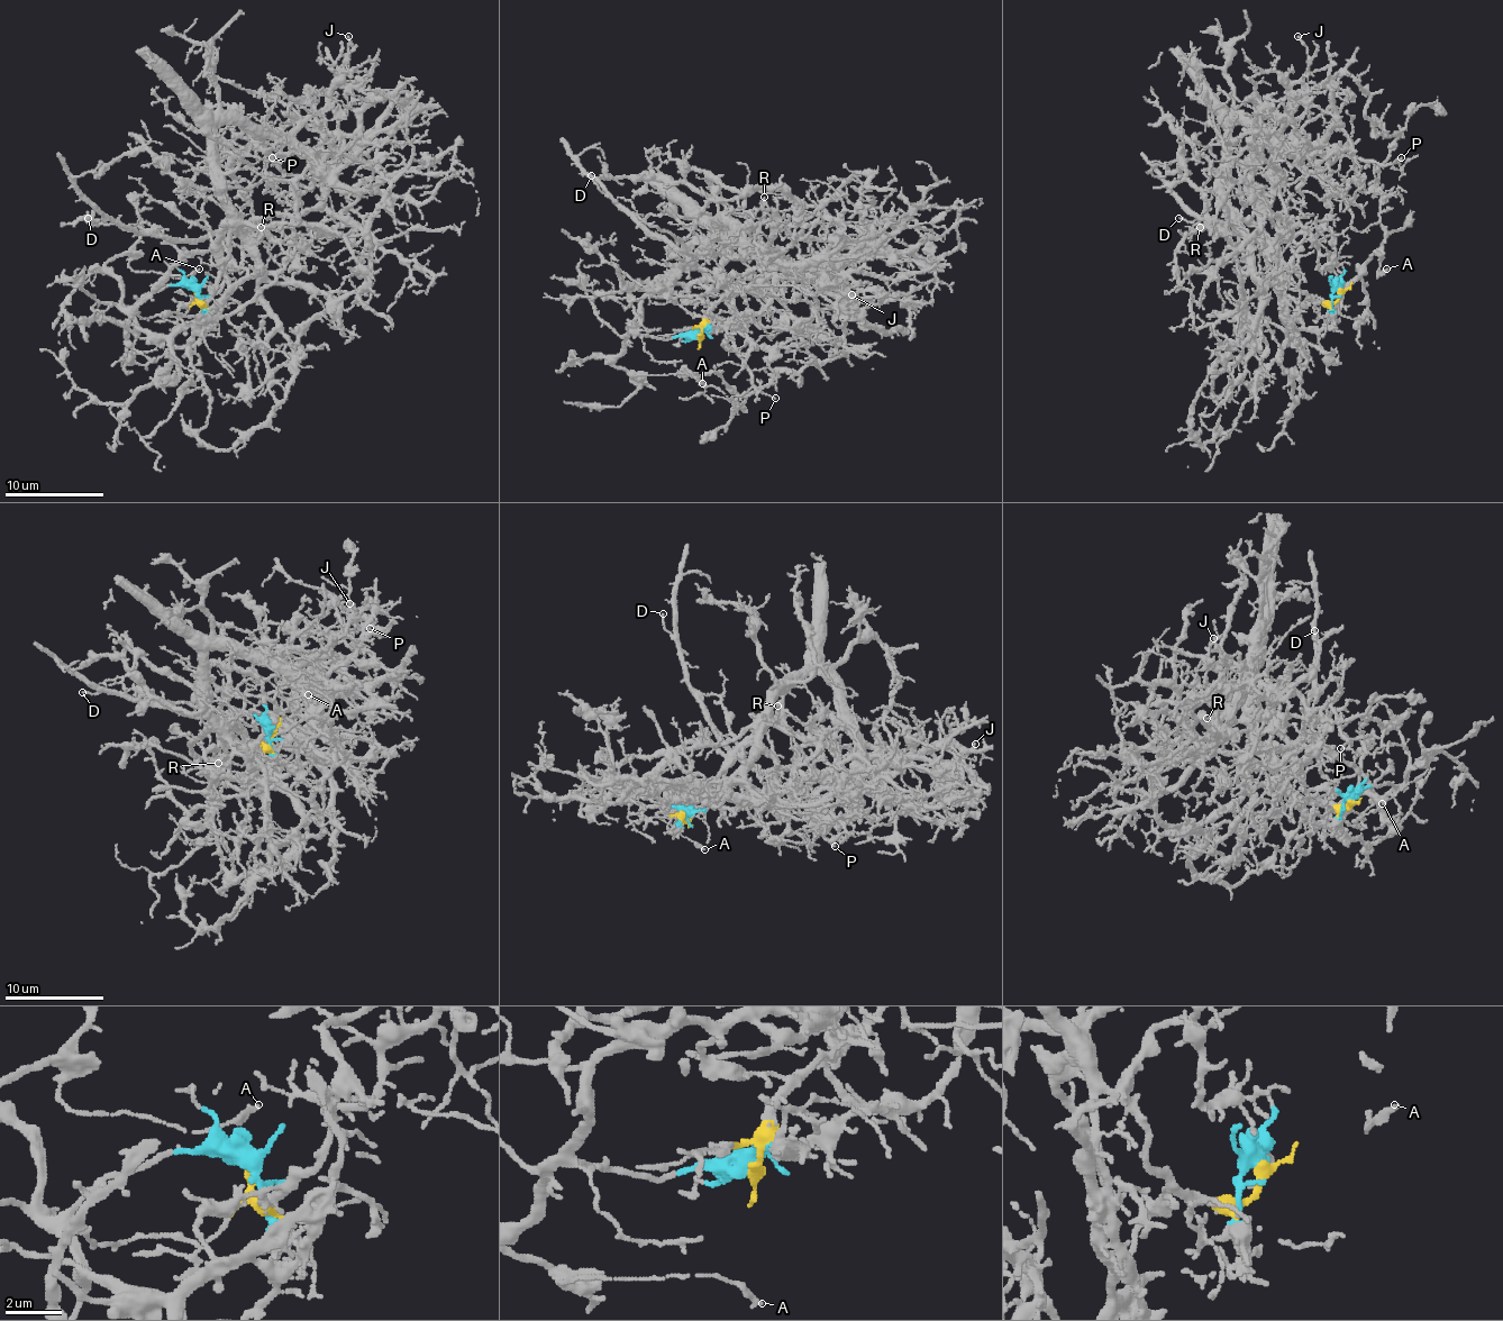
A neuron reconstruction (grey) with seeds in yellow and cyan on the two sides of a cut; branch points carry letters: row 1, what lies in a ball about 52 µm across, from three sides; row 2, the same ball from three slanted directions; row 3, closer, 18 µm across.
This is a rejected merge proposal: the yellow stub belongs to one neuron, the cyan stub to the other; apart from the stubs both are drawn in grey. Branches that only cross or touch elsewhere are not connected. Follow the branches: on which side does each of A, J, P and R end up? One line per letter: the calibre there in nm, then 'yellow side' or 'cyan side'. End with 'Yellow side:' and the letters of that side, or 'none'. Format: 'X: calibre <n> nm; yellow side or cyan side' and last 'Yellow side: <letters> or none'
A: calibre 200 nm; cyan side
J: calibre 190 nm; yellow side
P: calibre 80 nm; yellow side
R: calibre 150 nm; yellow side
Yellow side: J, P, R

